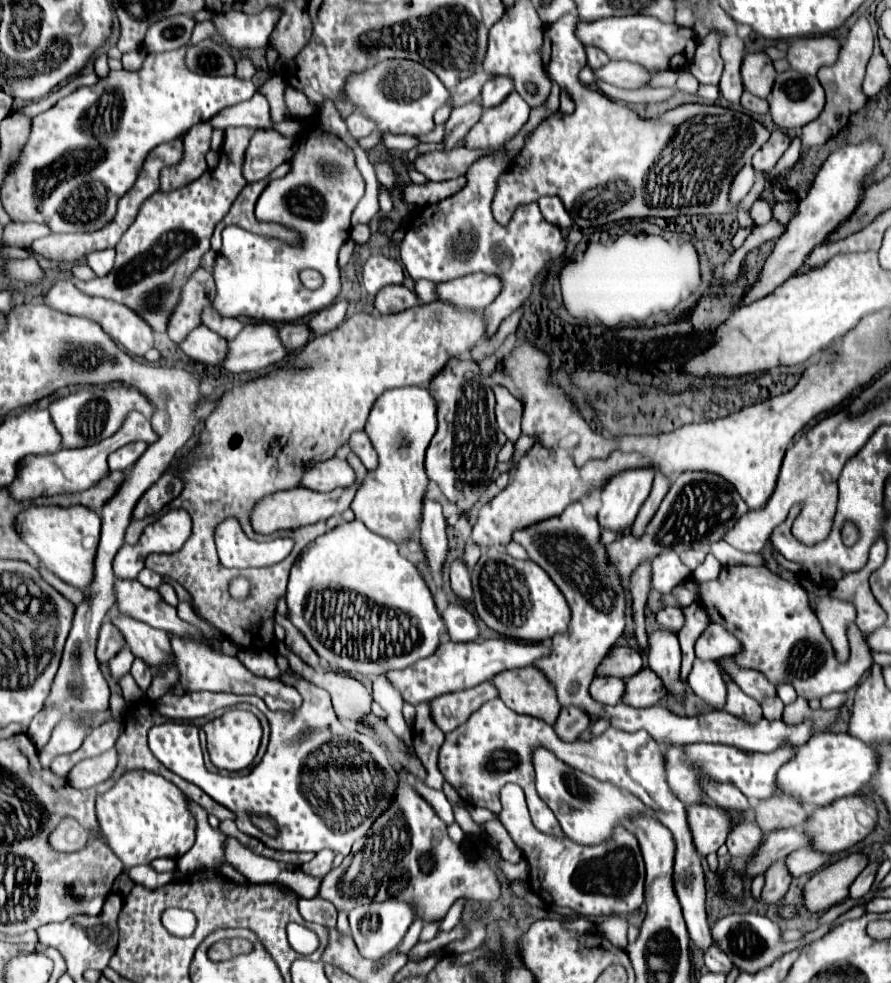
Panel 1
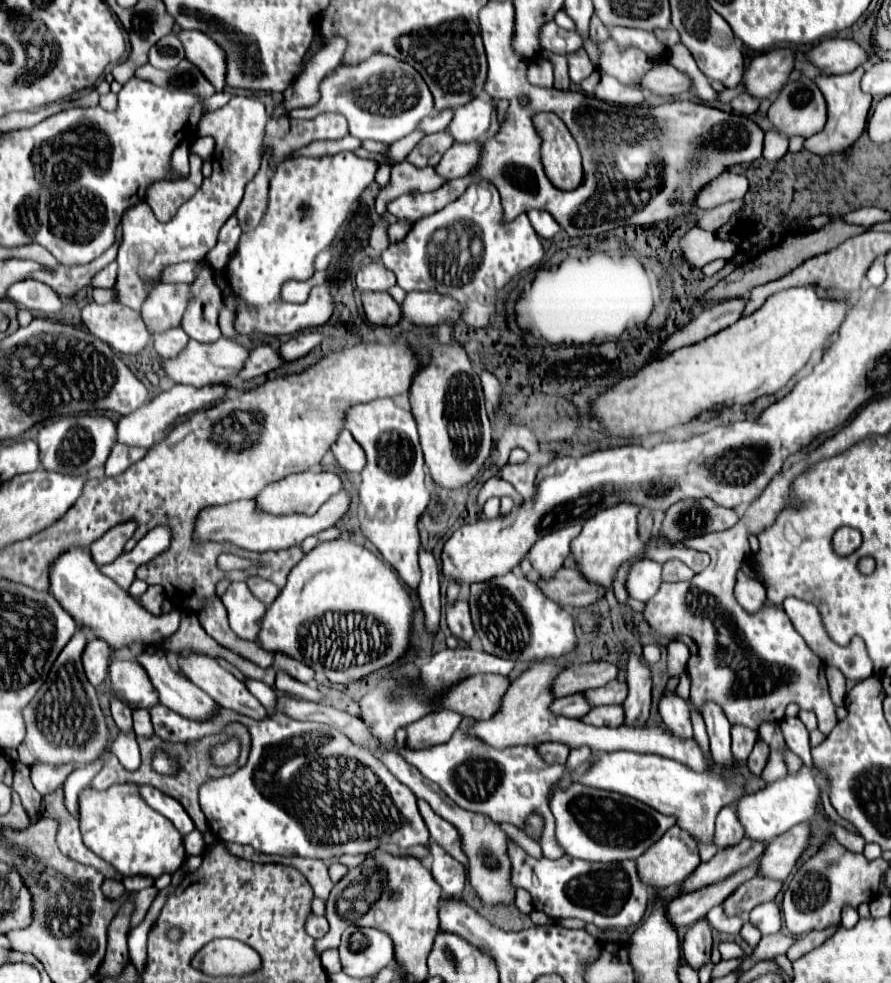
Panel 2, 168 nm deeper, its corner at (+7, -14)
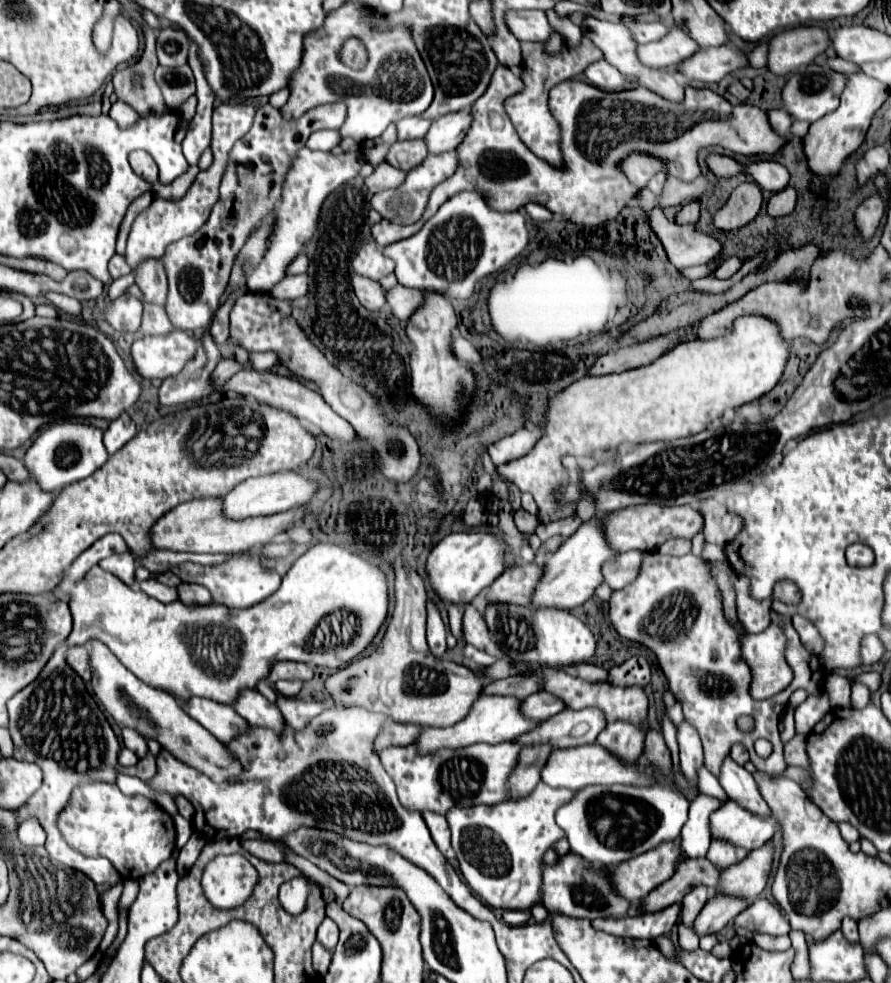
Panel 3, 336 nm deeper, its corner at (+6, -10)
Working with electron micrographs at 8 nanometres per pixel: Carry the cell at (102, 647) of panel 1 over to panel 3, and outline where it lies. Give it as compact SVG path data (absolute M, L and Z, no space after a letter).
M73 646L67 650L67 662L73 666L73 670L89 684L91 682L91 670L89 670L89 650L85 646Z

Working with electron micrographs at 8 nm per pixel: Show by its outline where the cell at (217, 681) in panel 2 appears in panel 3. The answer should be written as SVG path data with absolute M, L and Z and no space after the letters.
M241 690L235 704L233 704L235 712L245 718L249 724L257 724L257 726L265 726L265 728L273 728L273 730L281 730L283 726L283 716L277 710L275 704L271 704L267 698L263 698L257 690Z

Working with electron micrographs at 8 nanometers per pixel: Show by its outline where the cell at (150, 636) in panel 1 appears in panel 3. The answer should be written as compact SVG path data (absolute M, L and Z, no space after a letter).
M189 698L185 712L221 742L231 742L231 738L235 738L247 726L247 722L229 704L211 702L209 698Z

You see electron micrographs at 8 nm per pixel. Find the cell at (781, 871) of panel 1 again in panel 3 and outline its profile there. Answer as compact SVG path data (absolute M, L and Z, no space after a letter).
M757 898L747 910L743 910L733 920L733 924L743 926L751 932L763 932L763 934L771 934L771 936L789 934L789 930L791 930L789 922L783 918L779 906L765 898Z

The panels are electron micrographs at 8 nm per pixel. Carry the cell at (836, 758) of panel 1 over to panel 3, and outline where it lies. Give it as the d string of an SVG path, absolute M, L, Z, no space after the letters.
M727 800L719 810L711 814L711 834L713 838L723 838L735 846L755 850L769 842L779 830L779 820L775 816L757 816L747 812L741 804Z

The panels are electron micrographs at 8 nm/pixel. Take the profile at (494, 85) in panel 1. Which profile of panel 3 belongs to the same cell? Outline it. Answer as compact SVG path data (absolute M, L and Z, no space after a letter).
M461 110L457 114L445 114L445 118L435 120L431 124L429 134L425 136L429 152L443 154L443 152L455 150L463 142L471 122L473 122L471 110Z

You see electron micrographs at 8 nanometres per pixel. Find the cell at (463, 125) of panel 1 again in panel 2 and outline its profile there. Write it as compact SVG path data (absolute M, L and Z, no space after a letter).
M446 132L430 134L430 136L424 136L424 138L414 146L414 150L406 156L406 160L412 162L412 164L418 166L418 168L436 166L436 162L440 162L442 154L444 154L450 146L452 146L452 138L450 138Z

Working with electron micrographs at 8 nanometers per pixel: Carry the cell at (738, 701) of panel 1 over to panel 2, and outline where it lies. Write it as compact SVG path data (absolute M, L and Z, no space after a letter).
M732 726L732 754L738 762L744 762L756 744L756 732L744 726Z

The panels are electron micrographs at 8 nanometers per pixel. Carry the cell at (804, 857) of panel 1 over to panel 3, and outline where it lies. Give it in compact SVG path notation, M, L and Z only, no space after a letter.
M713 894L695 922L695 932L701 934L717 934L725 928L737 914L741 914L749 906L745 898L731 898L729 894Z

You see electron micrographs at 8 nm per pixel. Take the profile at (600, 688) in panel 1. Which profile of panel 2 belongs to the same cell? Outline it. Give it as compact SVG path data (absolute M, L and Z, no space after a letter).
M582 694L556 698L556 702L550 704L550 712L556 716L564 716L564 718L582 718L588 710L590 710L590 706Z

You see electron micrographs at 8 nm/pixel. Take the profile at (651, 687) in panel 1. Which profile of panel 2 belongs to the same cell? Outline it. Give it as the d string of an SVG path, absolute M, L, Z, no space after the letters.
M600 706L600 708L592 708L580 720L586 722L586 724L592 724L592 726L616 728L616 726L622 726L624 708L622 706Z

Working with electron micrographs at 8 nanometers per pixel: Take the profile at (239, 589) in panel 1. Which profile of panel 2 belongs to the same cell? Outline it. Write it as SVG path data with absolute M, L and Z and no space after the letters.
M232 582L222 596L228 610L230 628L244 640L256 640L258 622L266 612L266 606L250 592L246 582Z

